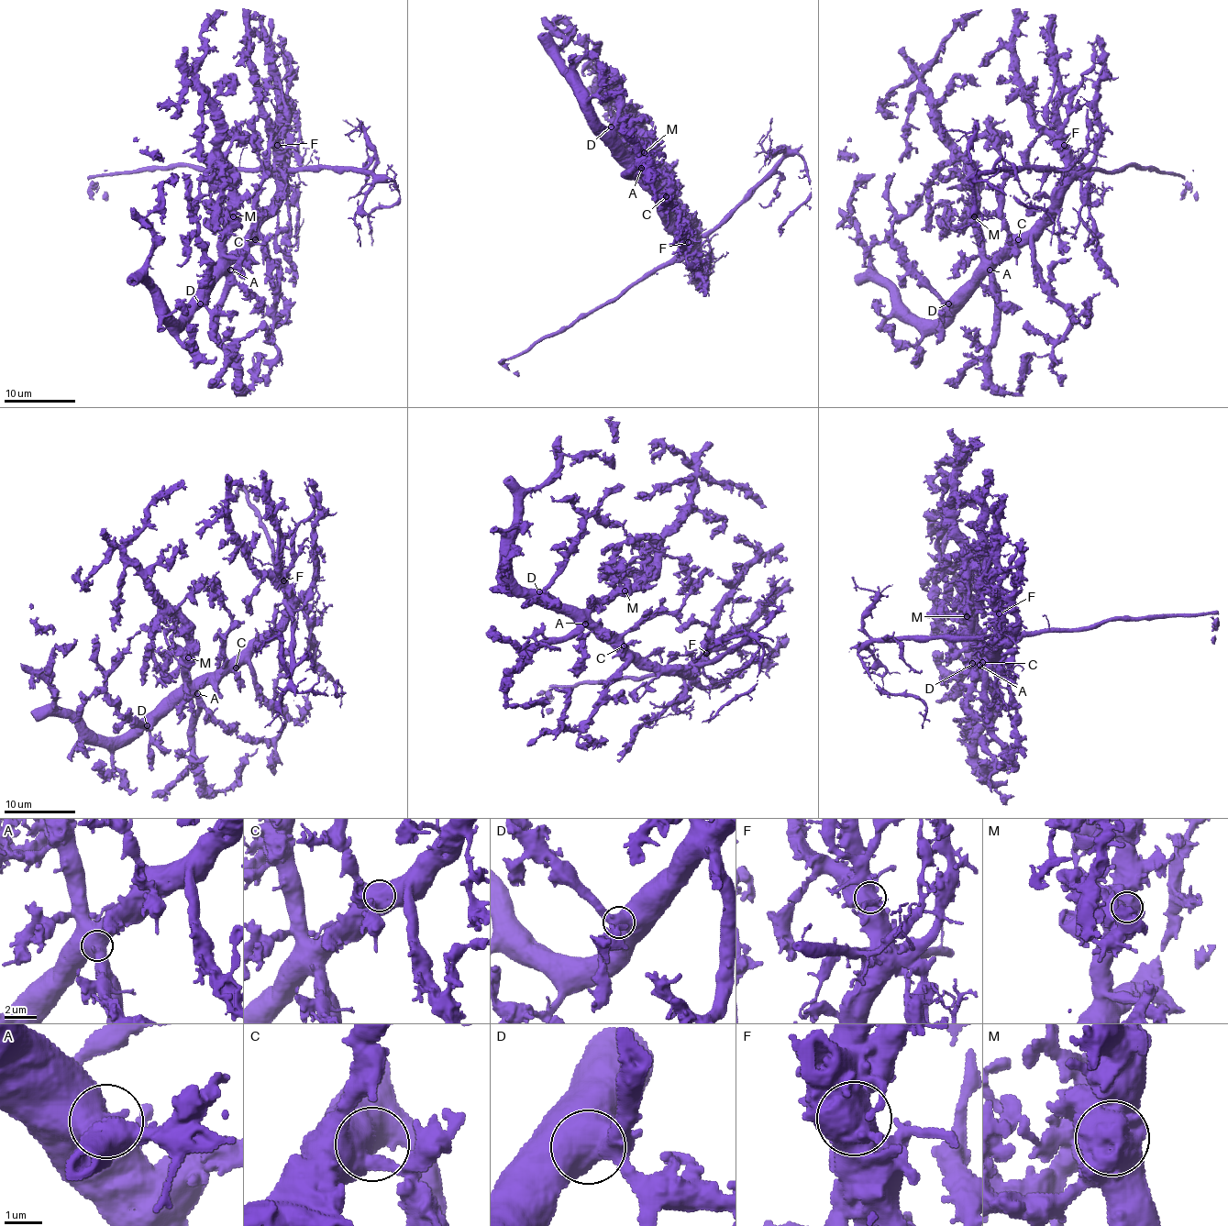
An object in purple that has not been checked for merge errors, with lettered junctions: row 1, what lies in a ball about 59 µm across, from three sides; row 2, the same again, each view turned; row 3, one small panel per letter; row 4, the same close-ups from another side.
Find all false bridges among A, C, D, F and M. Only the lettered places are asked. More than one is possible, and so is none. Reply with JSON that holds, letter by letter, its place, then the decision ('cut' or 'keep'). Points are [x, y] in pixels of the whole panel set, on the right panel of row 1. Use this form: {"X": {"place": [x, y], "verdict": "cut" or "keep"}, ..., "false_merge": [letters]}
{"A": {"place": [990, 270], "verdict": "keep"}, "C": {"place": [1018, 239], "verdict": "keep"}, "D": {"place": [948, 303], "verdict": "keep"}, "F": {"place": [1064, 145], "verdict": "cut"}, "M": {"place": [974, 216], "verdict": "cut"}, "false_merge": ["F", "M"]}

